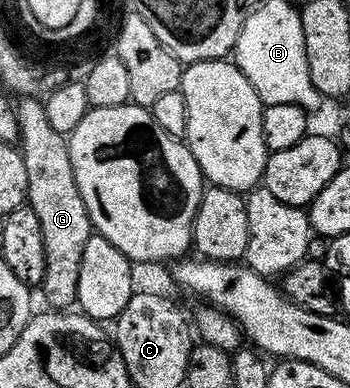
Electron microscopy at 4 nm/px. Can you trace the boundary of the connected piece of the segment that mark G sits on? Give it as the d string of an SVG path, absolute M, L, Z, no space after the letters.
M23 96L16 108L24 171L28 171L26 199L29 209L36 211L36 219L40 219L40 231L44 234L46 266L40 292L50 304L47 306L70 307L78 300L80 259L84 259L84 243L88 243L92 236L88 207L84 207L84 199L80 199L80 187L76 187L76 175L72 175L67 138L56 131L52 123L48 123L45 104L37 96Z

